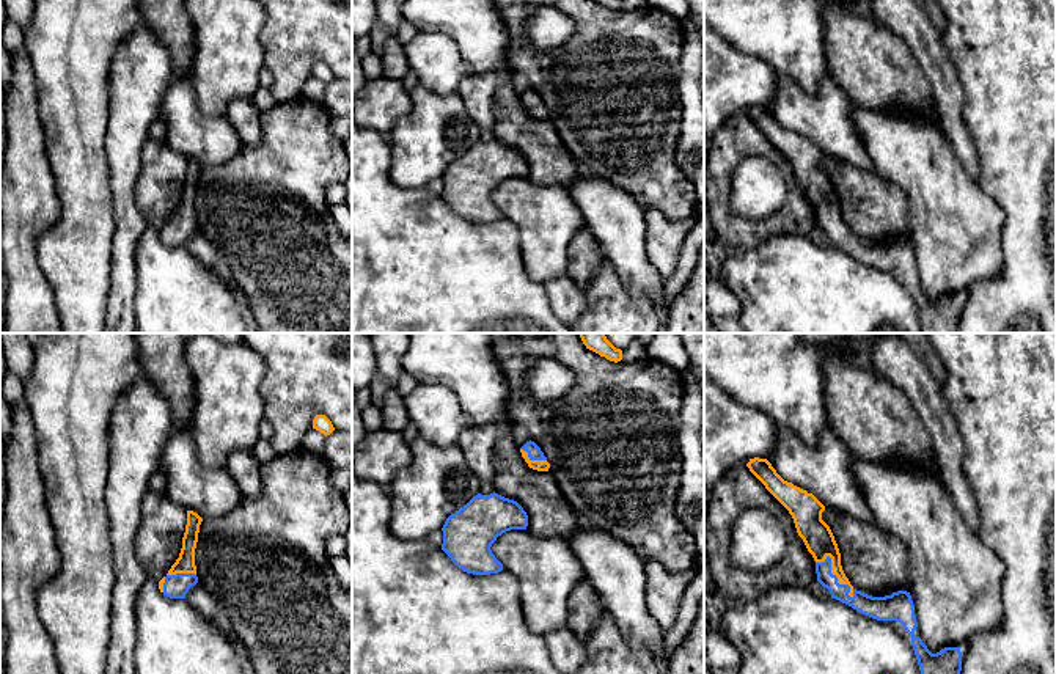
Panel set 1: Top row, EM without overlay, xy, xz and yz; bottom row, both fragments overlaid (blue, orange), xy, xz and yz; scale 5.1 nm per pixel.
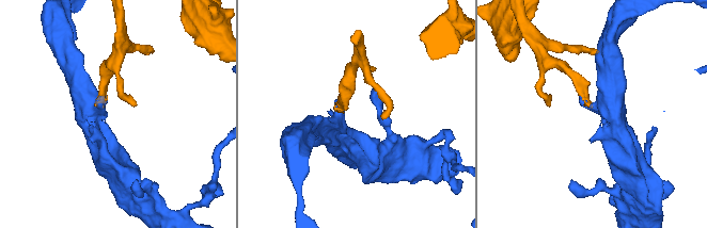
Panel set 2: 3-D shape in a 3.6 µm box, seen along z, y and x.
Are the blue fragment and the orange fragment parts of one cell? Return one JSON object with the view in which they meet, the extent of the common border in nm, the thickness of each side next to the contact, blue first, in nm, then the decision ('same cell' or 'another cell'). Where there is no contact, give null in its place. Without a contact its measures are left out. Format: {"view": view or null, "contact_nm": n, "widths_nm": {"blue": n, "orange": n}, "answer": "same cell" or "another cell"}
{"view": "yz", "contact_nm": 260, "widths_nm": {"blue": 100, "orange": 150}, "answer": "same cell"}

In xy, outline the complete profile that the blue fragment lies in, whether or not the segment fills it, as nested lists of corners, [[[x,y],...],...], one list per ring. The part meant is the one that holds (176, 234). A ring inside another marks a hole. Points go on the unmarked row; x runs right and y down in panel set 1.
[[[187,159],[187,173],[179,206],[159,229],[160,240],[170,247],[185,247],[189,237],[198,231],[195,196],[201,170],[203,167],[196,160]]]

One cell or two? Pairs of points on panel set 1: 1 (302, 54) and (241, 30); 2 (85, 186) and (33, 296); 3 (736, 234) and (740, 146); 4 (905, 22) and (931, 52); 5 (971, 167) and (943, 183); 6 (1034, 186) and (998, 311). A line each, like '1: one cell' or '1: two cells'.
1: two cells
2: two cells
3: one cell
4: one cell
5: two cells
6: one cell

